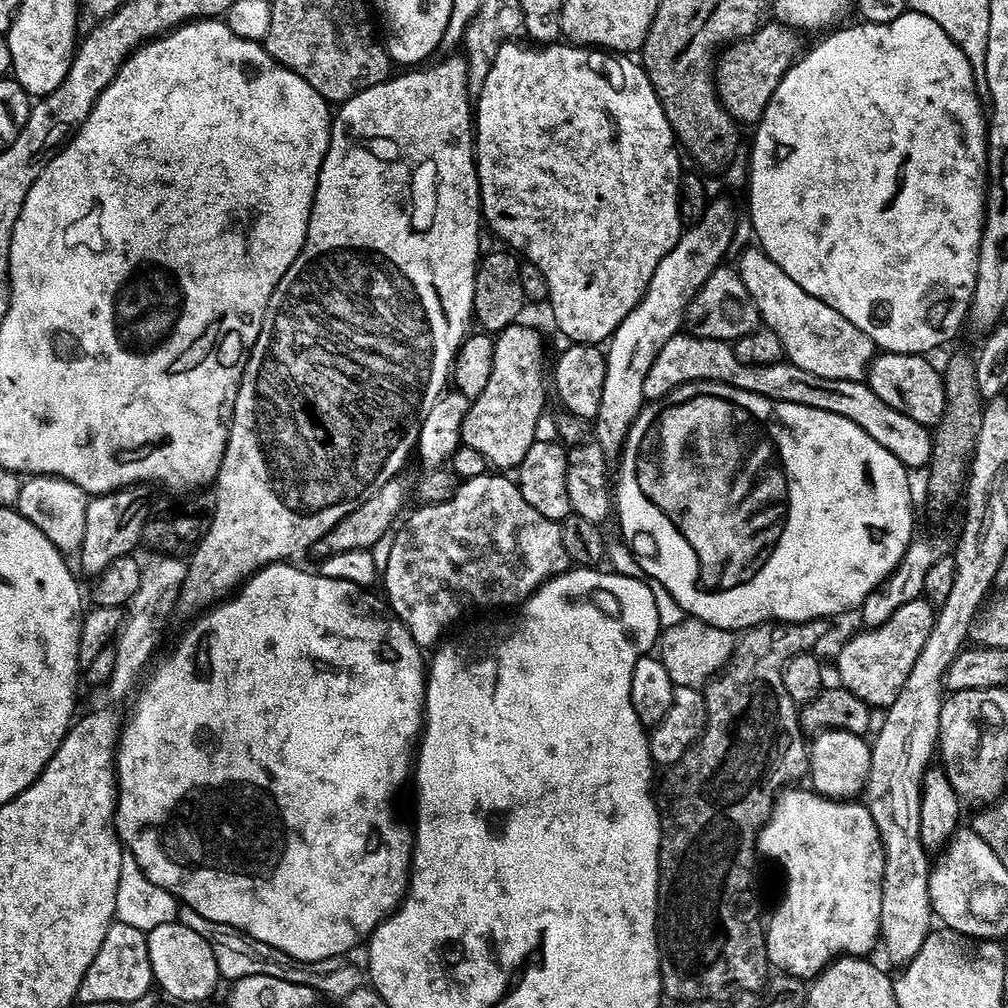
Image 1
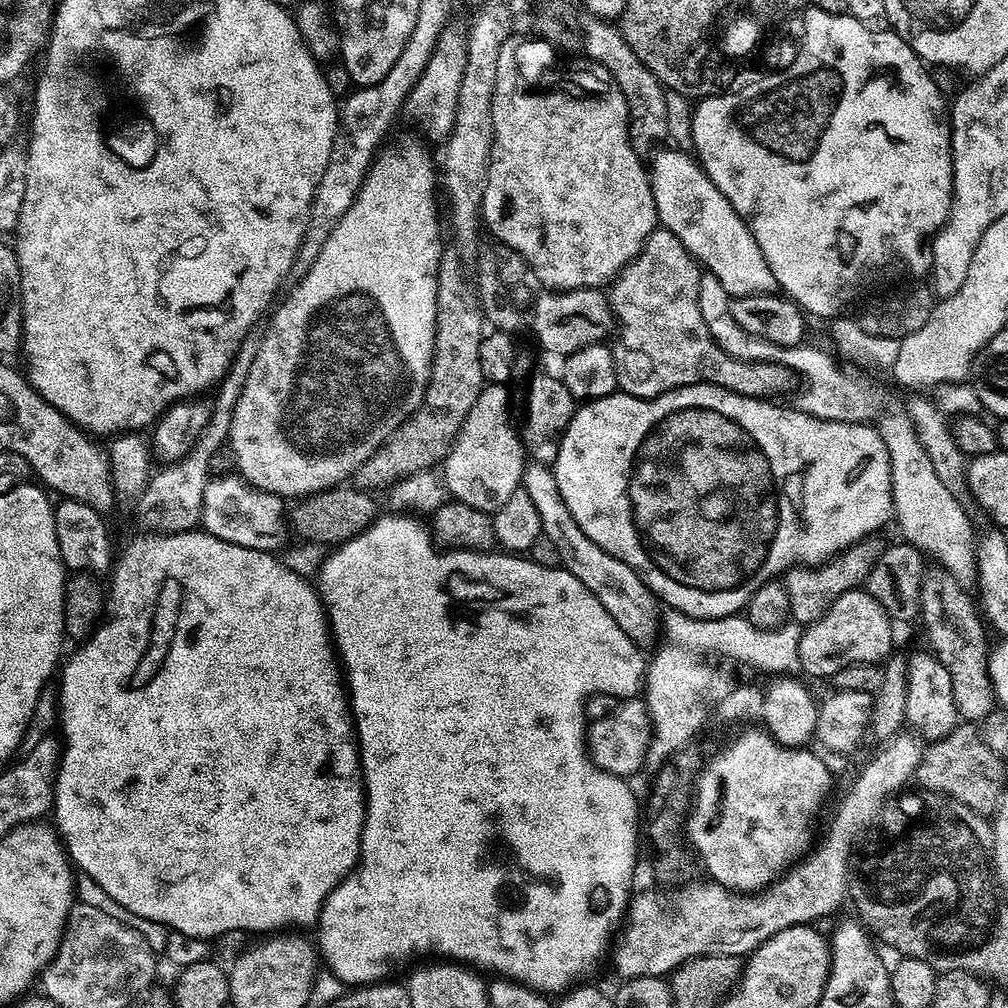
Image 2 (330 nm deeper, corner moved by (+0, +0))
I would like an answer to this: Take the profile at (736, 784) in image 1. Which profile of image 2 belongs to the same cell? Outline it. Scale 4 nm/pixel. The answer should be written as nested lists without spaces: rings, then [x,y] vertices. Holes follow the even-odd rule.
[[[857,542],[819,566],[796,566],[787,573],[786,587],[795,623],[807,626],[821,620],[842,593],[859,589],[867,581],[882,551],[881,545],[868,543]]]

